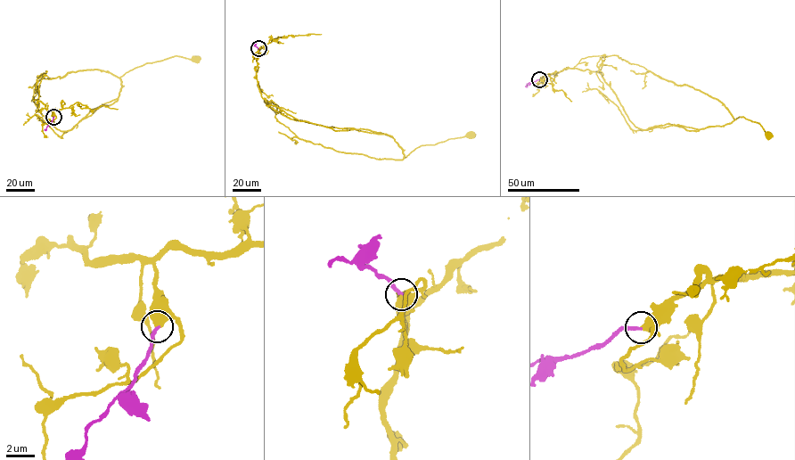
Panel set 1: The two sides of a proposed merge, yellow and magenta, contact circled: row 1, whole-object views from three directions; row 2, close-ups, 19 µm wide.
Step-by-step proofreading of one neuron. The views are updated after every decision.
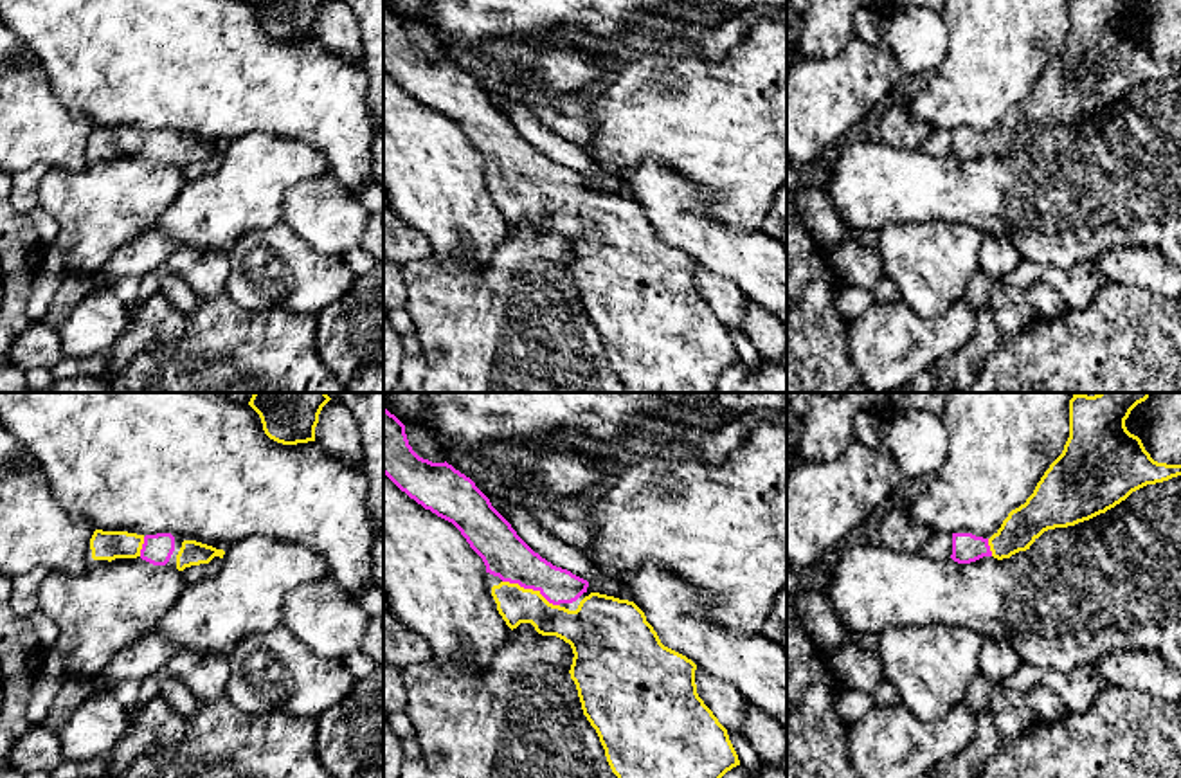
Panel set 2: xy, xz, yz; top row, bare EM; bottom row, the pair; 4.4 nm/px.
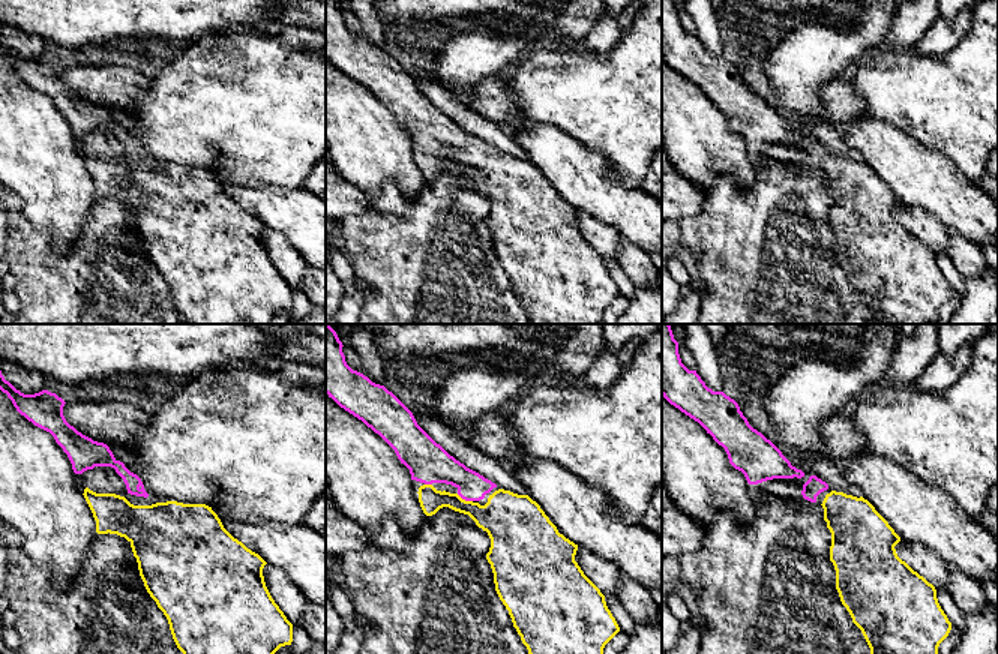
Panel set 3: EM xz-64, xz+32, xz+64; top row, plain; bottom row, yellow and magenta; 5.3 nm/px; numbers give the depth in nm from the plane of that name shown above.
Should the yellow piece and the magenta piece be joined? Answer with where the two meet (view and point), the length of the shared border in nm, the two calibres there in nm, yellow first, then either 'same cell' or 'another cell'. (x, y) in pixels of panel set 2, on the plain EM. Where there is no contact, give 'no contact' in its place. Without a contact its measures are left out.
xz (531, 186) | 280 nm | 160/200 nm | same cell

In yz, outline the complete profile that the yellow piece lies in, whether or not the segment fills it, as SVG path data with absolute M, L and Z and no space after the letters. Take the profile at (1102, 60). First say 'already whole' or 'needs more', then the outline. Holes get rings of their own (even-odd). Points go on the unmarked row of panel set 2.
needs more | M1069 0L1069 34L1062 50L1050 61L1024 101L1012 106L990 133L952 130L952 151L958 160L983 153L1010 155L1048 126L1068 124L1089 117L1125 97L1132 88L1181 72L1181 61L1158 59L1141 36L1131 31L1125 16L1138 0Z

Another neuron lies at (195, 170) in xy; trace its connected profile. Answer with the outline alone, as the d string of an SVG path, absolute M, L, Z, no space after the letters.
M214 153L209 160L191 162L180 169L187 180L198 180L203 175L216 171L220 162L221 162L221 155Z

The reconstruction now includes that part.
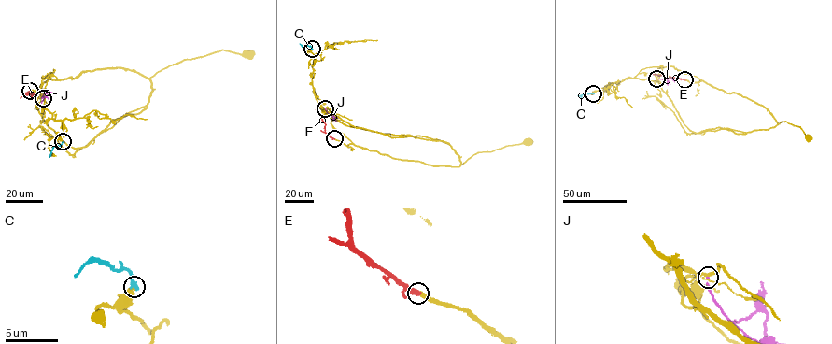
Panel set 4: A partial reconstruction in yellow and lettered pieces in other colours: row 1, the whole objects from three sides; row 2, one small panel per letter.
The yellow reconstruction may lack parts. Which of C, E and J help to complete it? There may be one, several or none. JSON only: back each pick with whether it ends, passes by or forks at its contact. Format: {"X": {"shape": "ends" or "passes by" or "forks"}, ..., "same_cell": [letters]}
{"E": {"shape": "ends"}, "same_cell": ["E"]}

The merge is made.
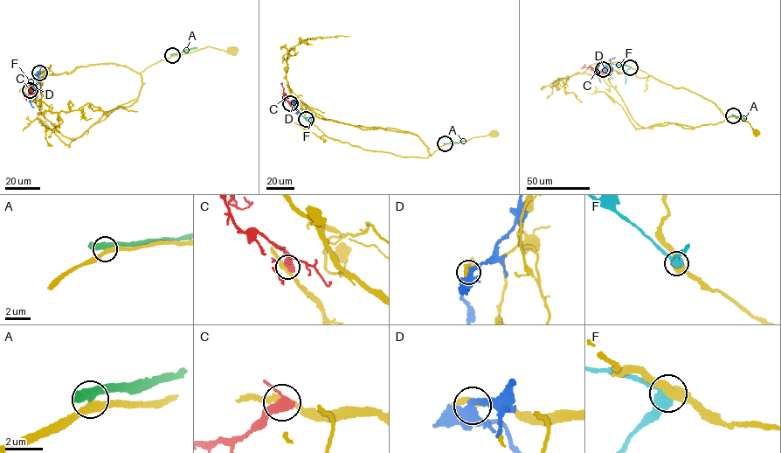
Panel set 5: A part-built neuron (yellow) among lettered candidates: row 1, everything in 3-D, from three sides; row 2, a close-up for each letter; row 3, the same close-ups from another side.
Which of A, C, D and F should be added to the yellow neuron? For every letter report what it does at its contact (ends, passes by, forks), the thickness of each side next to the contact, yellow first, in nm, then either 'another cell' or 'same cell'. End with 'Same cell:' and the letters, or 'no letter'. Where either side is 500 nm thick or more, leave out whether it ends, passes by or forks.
A: it passes by; calibres 320 and 400 nm; another cell
C: it passes by; calibres 240 and 440 nm; another cell
D: it forks; calibres 340 and 400 nm; another cell
F: calibres 400 and 500 nm; another cell
Same cell: no letter

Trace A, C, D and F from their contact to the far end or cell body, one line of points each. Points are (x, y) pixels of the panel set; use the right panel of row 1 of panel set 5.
A: (733, 115), (744, 119)
C: (604, 70), (597, 72), (590, 66), (584, 67), (584, 64)
D: (603, 70), (608, 61), (616, 57)
F: (630, 67), (616, 64), (604, 66)

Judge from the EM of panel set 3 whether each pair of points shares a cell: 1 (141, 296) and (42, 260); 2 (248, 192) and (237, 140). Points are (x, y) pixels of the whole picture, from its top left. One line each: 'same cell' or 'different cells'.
1: same cell
2: different cells

